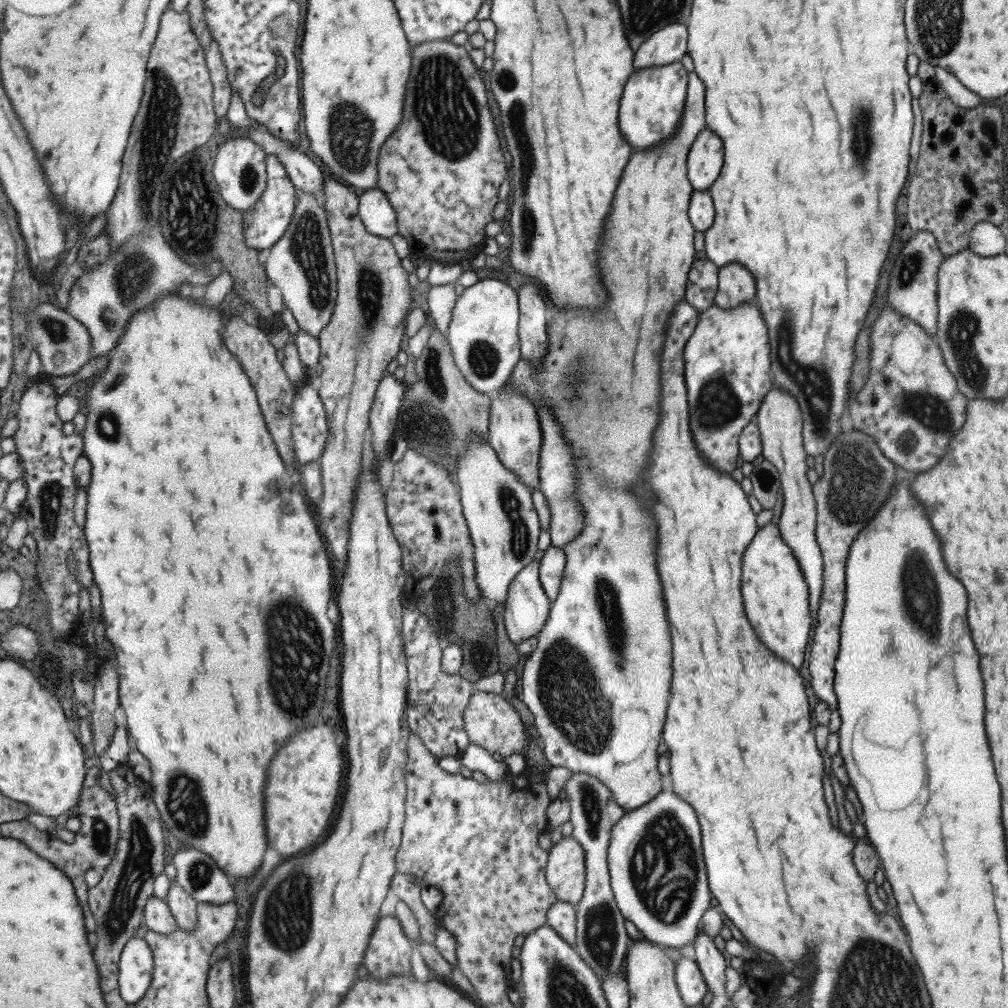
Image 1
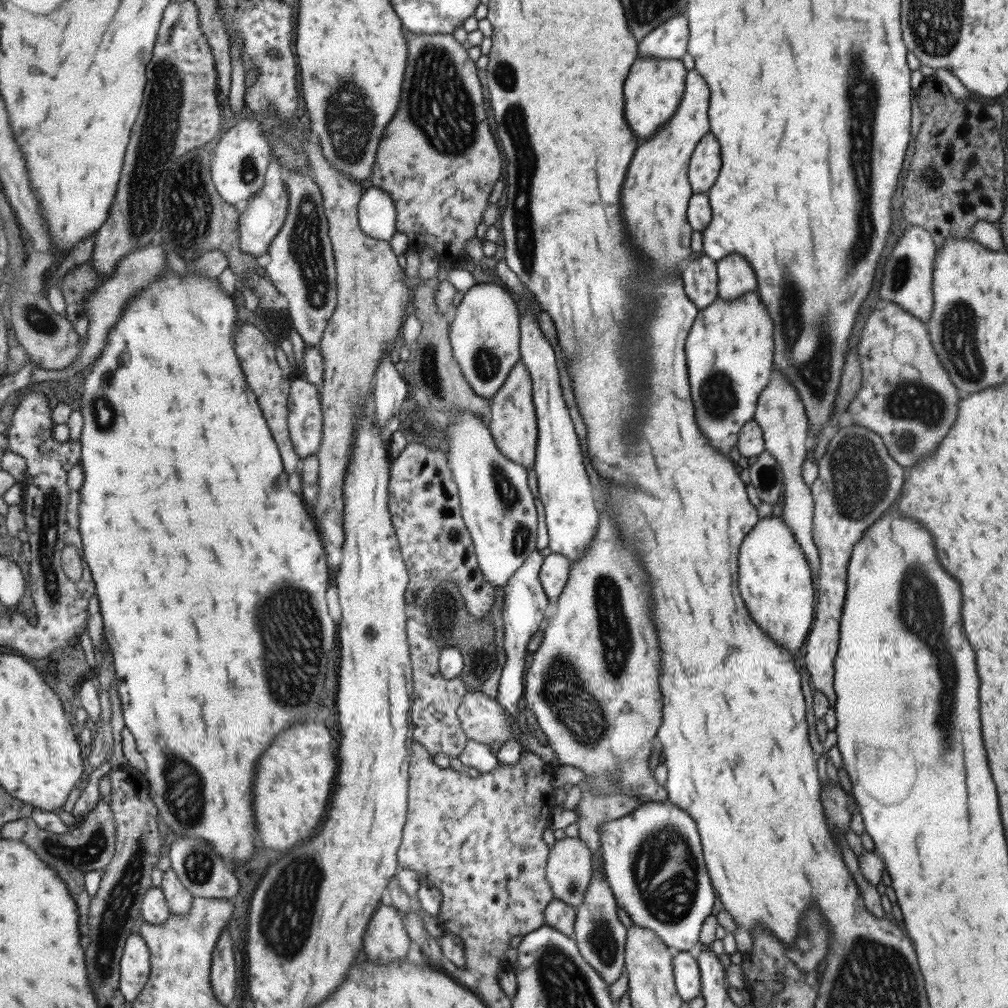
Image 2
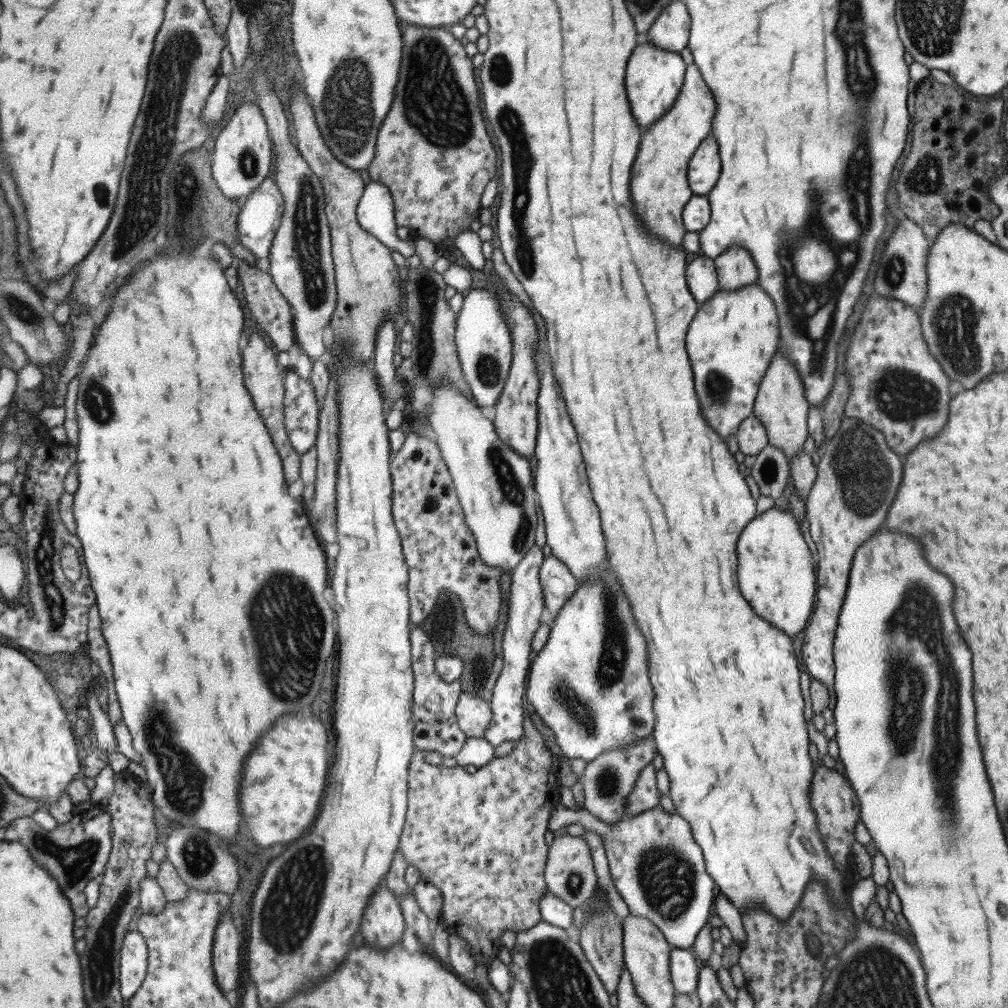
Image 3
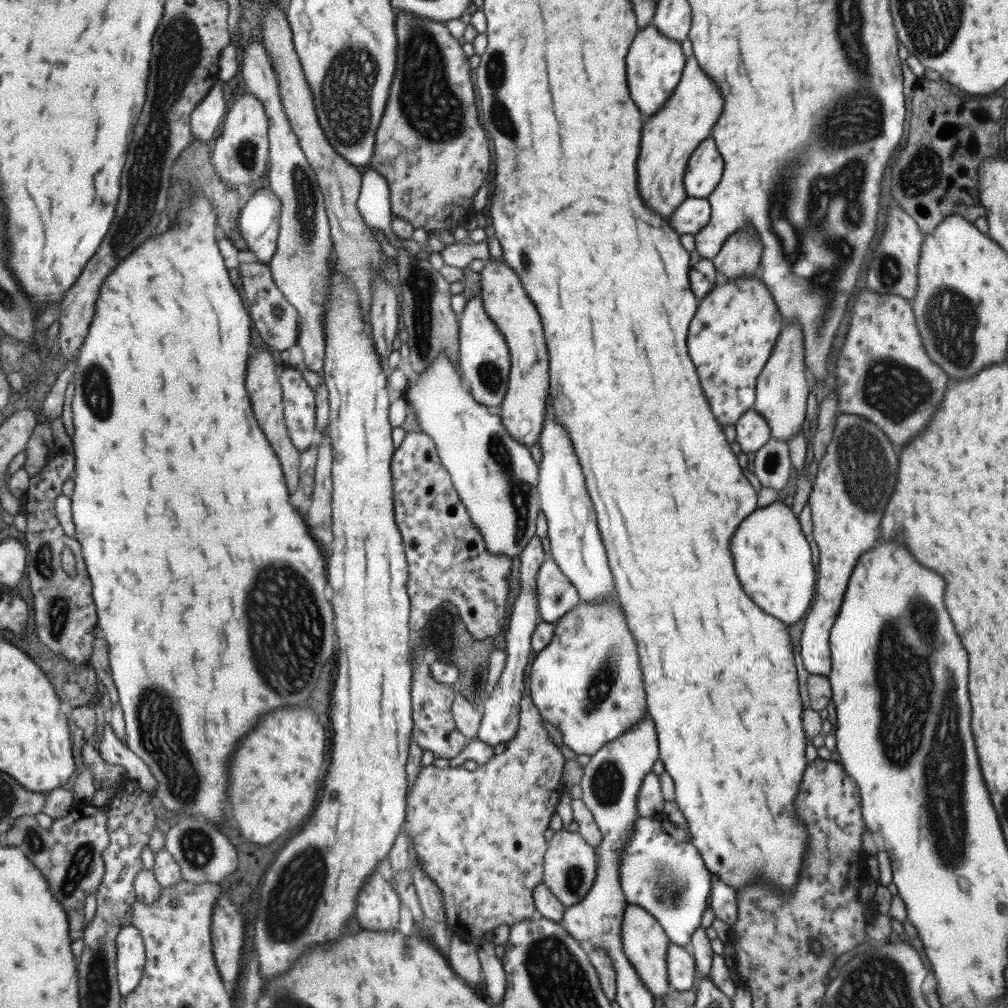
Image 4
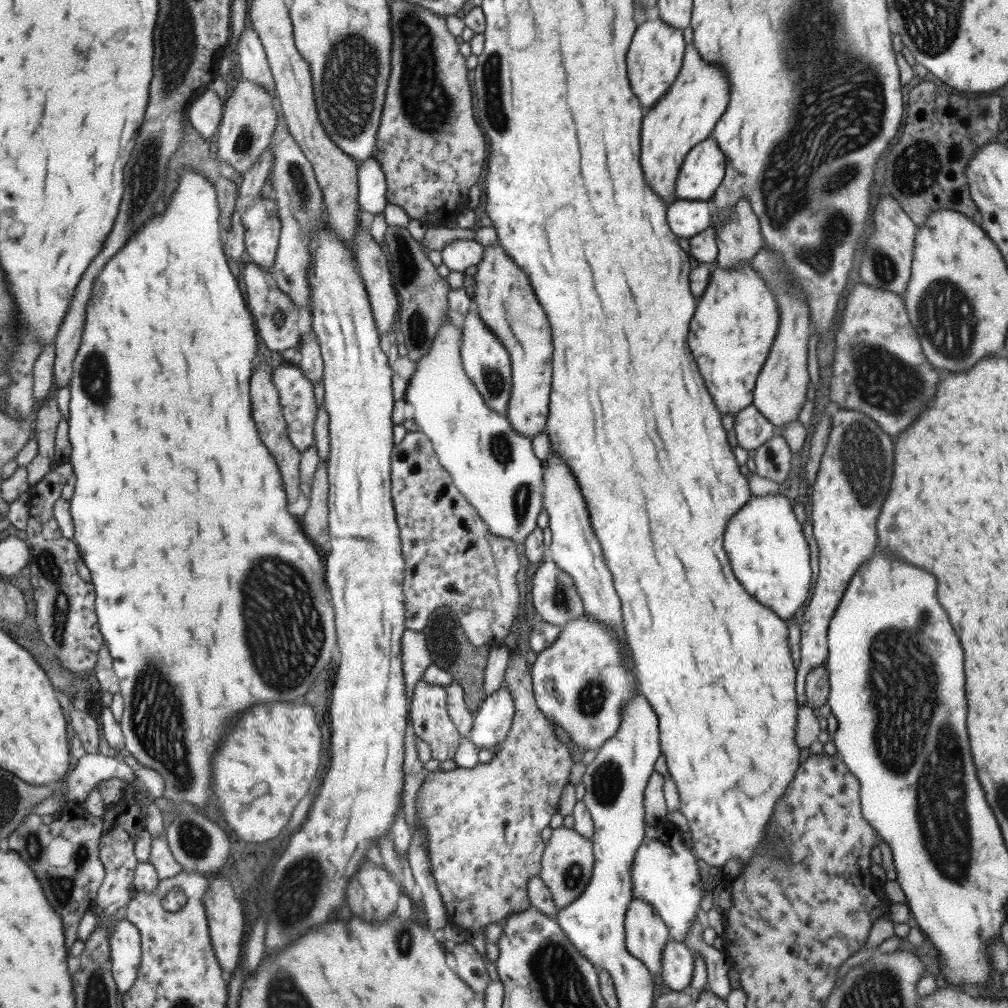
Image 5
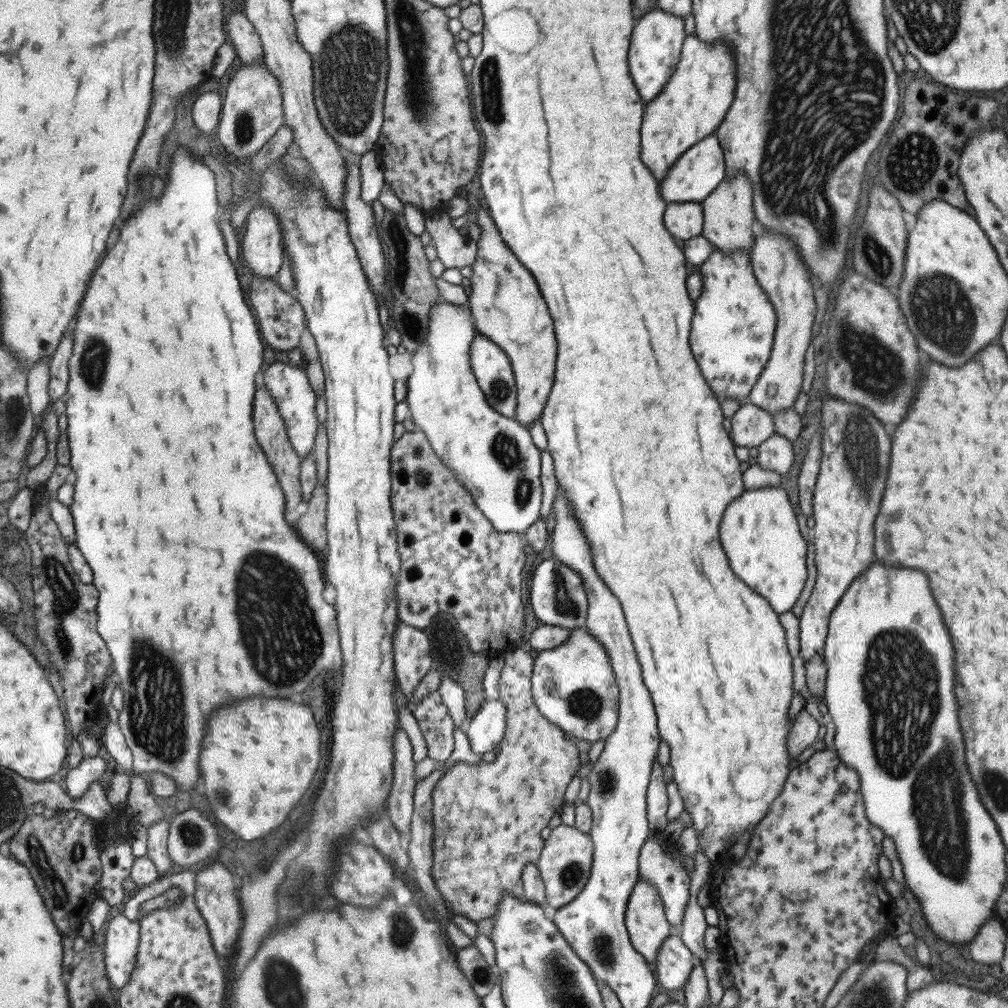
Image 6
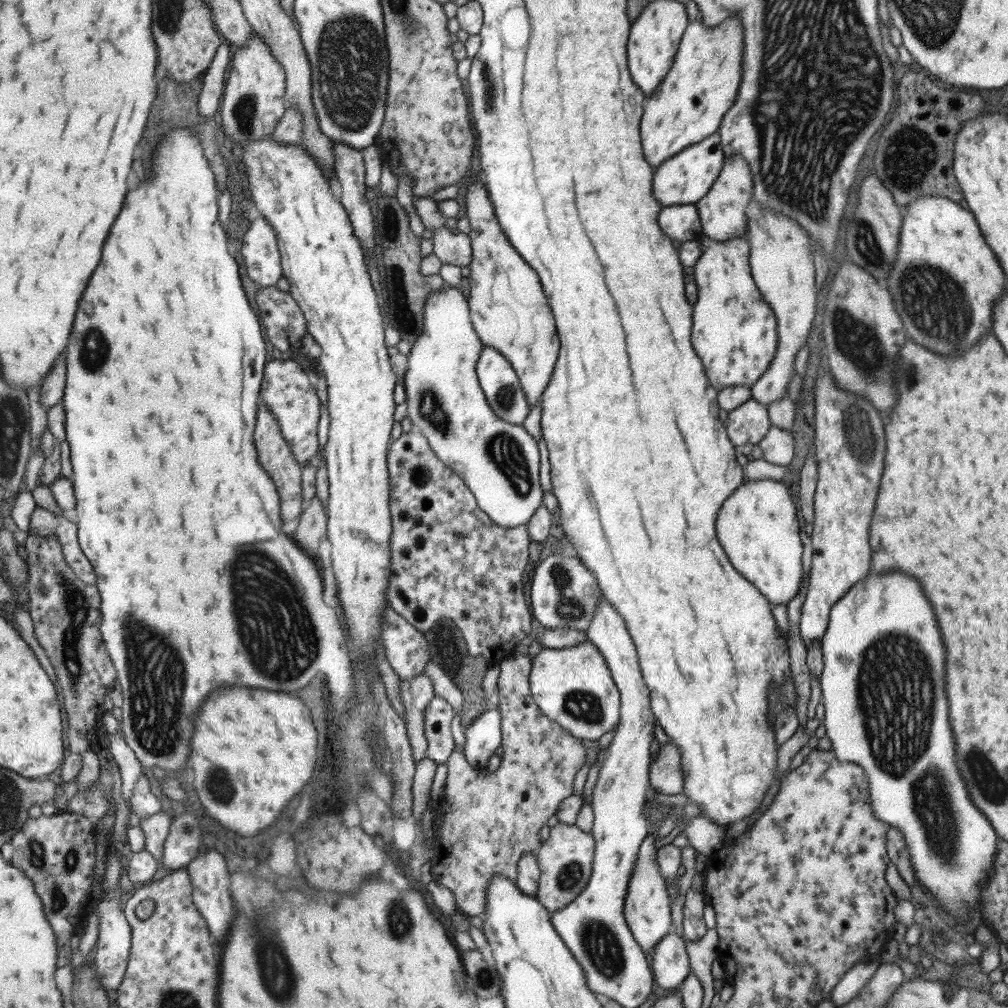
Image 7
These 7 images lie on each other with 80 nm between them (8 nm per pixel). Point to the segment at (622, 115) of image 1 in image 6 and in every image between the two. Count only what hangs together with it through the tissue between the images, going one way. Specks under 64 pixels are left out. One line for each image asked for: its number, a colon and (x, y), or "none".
2: (652, 89)
3: (653, 76)
4: (653, 62)
5: (654, 56)
6: (656, 37)

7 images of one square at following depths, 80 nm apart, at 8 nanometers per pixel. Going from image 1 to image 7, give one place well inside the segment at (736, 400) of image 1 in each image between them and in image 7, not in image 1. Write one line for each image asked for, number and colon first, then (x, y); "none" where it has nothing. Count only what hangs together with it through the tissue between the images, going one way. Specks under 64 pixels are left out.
2: (728, 350)
3: (730, 340)
4: (731, 334)
5: (734, 323)
6: (732, 327)
7: (733, 332)

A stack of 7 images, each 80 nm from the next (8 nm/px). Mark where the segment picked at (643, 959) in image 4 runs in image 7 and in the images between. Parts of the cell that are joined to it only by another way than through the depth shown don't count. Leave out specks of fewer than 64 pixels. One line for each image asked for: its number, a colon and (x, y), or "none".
5: (645, 934)
6: (644, 920)
7: (646, 908)

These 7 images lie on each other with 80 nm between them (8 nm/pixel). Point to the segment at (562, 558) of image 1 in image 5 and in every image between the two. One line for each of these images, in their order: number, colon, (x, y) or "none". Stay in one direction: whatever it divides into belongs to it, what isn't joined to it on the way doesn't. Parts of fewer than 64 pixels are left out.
2: (555, 570)
3: (558, 584)
4: (556, 595)
5: (555, 598)

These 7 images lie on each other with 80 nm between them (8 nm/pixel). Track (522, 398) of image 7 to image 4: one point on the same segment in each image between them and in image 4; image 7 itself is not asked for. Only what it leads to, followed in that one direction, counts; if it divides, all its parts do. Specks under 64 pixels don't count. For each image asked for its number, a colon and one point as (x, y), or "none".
4: (485, 359)
5: (488, 362)
6: (492, 366)

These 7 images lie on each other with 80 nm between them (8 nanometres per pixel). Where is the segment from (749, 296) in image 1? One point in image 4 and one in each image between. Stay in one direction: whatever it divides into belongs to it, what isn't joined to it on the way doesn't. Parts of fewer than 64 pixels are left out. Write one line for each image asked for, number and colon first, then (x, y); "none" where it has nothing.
2: (734, 276)
3: (735, 268)
4: (739, 255)

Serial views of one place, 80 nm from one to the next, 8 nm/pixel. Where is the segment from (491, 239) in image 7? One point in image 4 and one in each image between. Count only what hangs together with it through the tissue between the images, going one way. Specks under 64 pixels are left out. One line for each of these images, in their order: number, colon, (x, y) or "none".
4: (524, 411)
5: (504, 295)
6: (508, 307)

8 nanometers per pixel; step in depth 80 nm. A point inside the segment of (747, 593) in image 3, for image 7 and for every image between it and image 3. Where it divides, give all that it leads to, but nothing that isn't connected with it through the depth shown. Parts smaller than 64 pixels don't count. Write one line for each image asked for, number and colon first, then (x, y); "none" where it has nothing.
4: (771, 559)
5: (768, 555)
6: (758, 532)
7: (758, 527)

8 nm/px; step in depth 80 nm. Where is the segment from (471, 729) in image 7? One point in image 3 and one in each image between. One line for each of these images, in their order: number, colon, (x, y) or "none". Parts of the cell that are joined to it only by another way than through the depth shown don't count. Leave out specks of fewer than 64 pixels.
3: (527, 602)
4: (502, 708)
5: (493, 722)
6: (486, 730)

